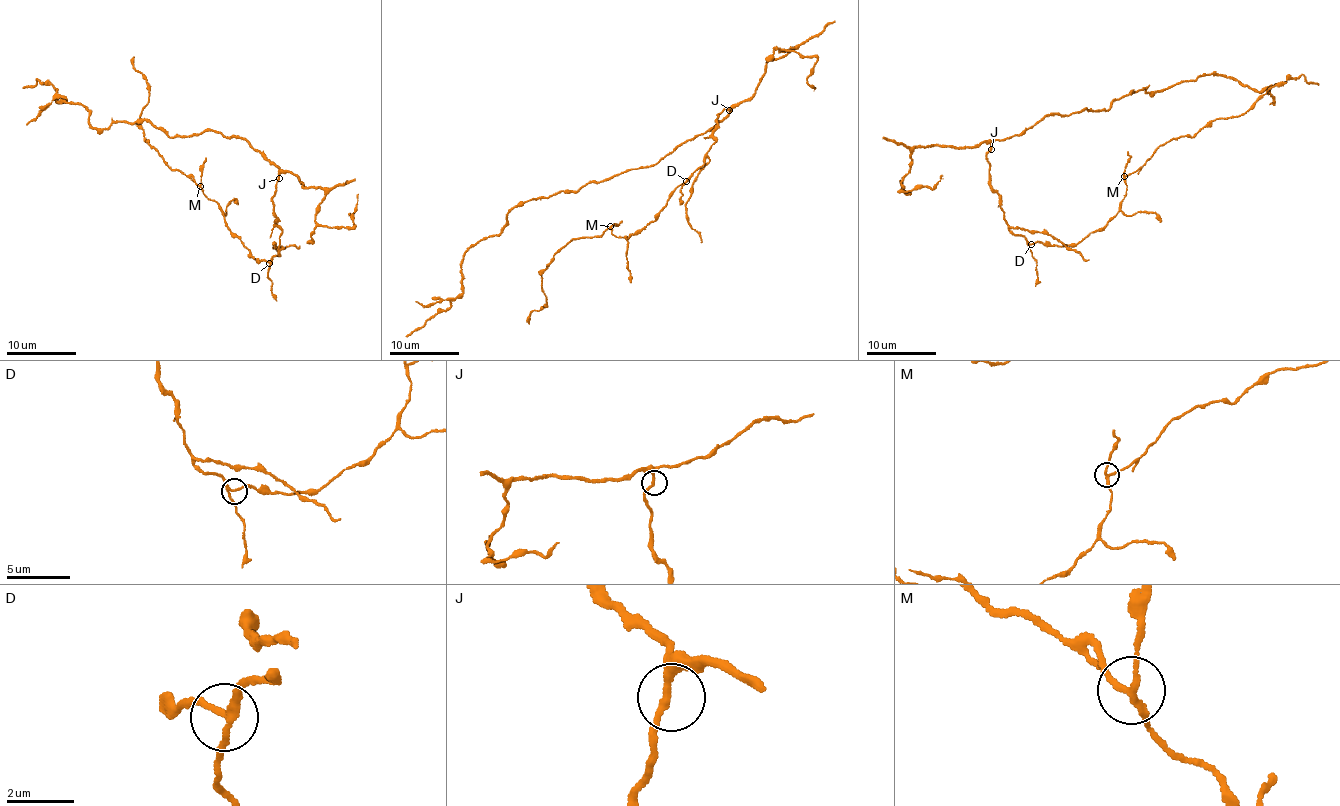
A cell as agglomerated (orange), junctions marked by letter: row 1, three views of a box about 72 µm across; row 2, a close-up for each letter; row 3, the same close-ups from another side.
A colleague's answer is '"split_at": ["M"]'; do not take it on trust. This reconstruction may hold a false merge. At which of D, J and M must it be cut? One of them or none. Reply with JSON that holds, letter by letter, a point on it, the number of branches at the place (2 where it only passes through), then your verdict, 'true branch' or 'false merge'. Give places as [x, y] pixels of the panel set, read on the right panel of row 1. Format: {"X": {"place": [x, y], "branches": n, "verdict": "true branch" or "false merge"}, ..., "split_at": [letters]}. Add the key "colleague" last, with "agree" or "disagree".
{"D": {"place": [1031, 244], "branches": 3, "verdict": "true branch"}, "J": {"place": [991, 149], "branches": 3, "verdict": "true branch"}, "M": {"place": [1124, 176], "branches": 3, "verdict": "false merge"}, "split_at": ["M"], "colleague": "agree"}

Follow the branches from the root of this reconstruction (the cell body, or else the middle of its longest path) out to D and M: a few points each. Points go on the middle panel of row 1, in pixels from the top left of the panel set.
D: (728, 109), (717, 116), (712, 133), (715, 140), (708, 149), (705, 162), (686, 181)
M: (728, 109), (717, 116), (715, 140), (705, 162), (674, 191), (659, 215), (626, 238), (616, 237), (611, 226)

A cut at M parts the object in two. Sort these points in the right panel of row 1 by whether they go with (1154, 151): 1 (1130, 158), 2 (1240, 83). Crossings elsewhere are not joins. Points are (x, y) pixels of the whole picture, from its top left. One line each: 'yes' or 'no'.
1: no
2: no

